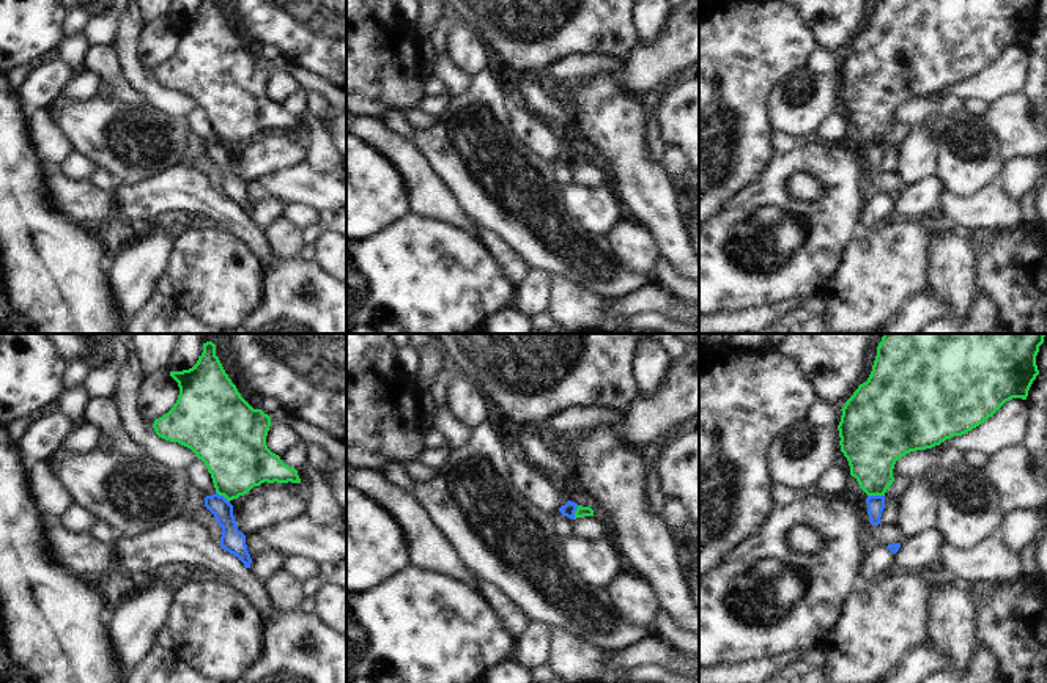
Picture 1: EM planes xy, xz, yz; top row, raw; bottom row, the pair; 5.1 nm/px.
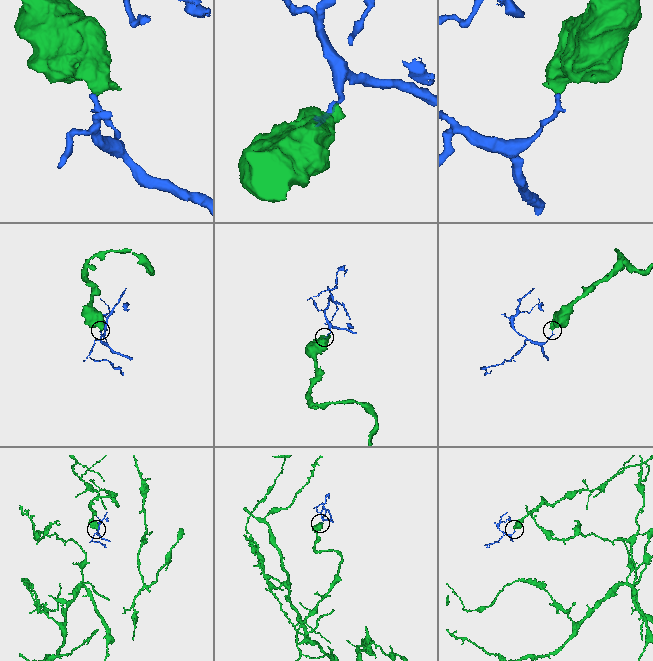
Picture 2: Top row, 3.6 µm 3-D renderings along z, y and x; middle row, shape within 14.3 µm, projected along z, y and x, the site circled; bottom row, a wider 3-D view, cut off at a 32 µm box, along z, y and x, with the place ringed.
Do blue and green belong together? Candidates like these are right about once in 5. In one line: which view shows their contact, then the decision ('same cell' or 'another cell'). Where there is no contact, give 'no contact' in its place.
yz | another cell

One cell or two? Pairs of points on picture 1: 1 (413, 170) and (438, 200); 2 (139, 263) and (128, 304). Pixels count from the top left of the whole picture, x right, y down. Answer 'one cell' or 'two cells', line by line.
1: one cell
2: one cell

